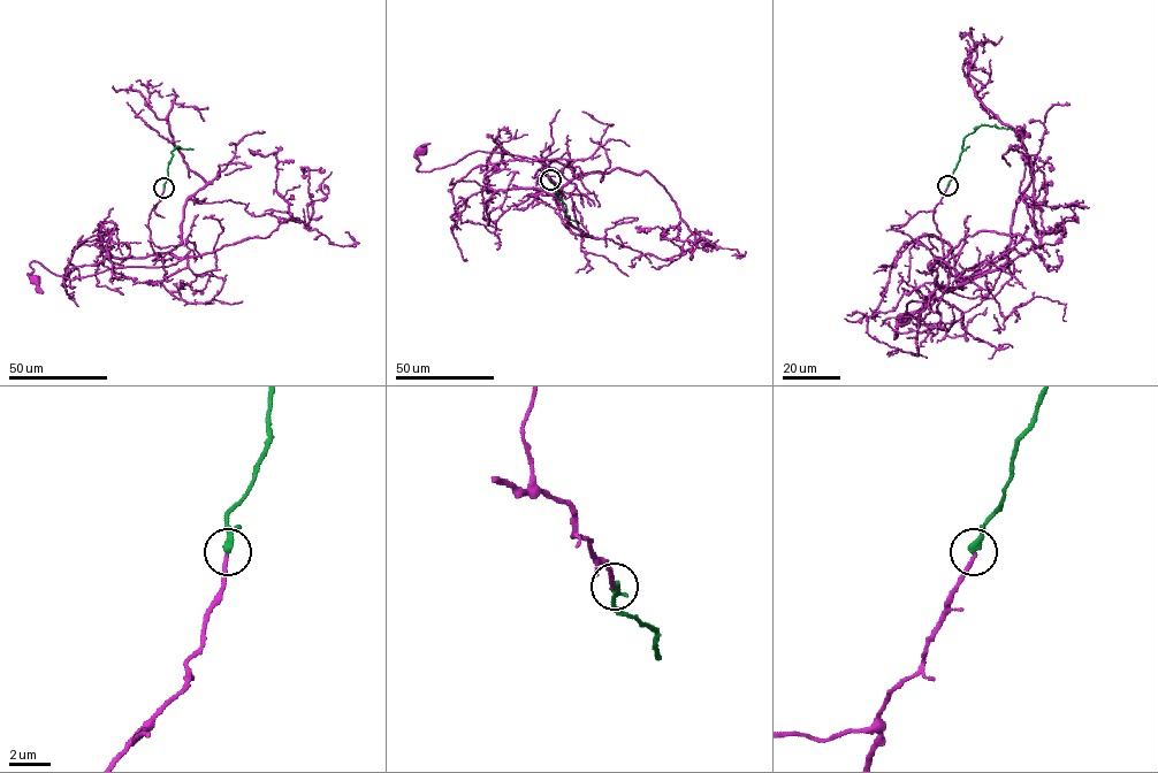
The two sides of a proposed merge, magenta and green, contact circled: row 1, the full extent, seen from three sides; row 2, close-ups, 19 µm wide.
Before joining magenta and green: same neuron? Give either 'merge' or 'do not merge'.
merge

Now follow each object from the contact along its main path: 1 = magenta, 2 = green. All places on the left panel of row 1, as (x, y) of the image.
1: (164, 188), (147, 227), (154, 253), (180, 258), (175, 263), (109, 268), (69, 280), (32, 261), (35, 280)
2: (164, 188), (172, 152), (178, 146), (193, 150)

